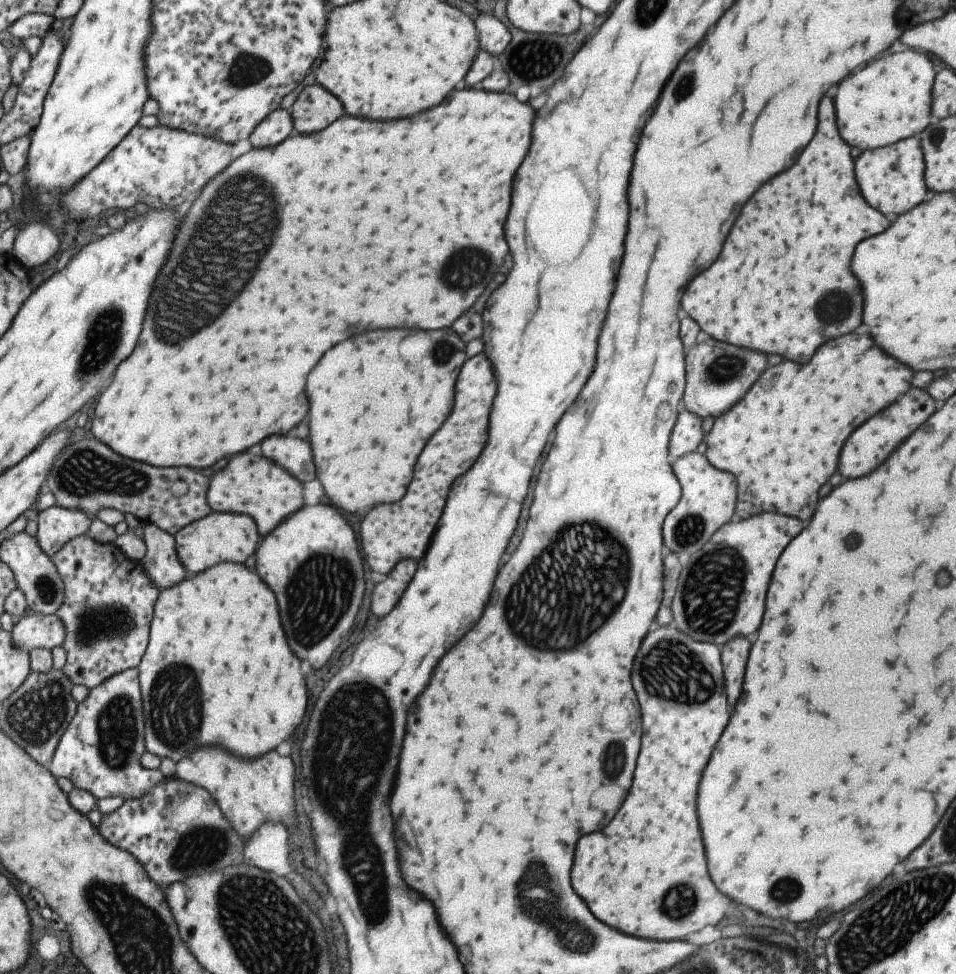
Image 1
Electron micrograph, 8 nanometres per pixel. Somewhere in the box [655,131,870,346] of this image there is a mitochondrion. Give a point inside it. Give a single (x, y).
(837, 306)

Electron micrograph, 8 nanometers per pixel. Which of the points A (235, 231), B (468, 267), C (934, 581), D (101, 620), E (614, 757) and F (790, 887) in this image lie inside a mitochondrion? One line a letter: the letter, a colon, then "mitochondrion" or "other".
A: mitochondrion
B: mitochondrion
C: other
D: mitochondrion
E: mitochondrion
F: mitochondrion

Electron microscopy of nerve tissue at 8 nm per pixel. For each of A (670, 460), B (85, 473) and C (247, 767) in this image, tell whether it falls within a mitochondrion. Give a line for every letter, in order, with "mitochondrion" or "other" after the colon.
A: other
B: mitochondrion
C: other

